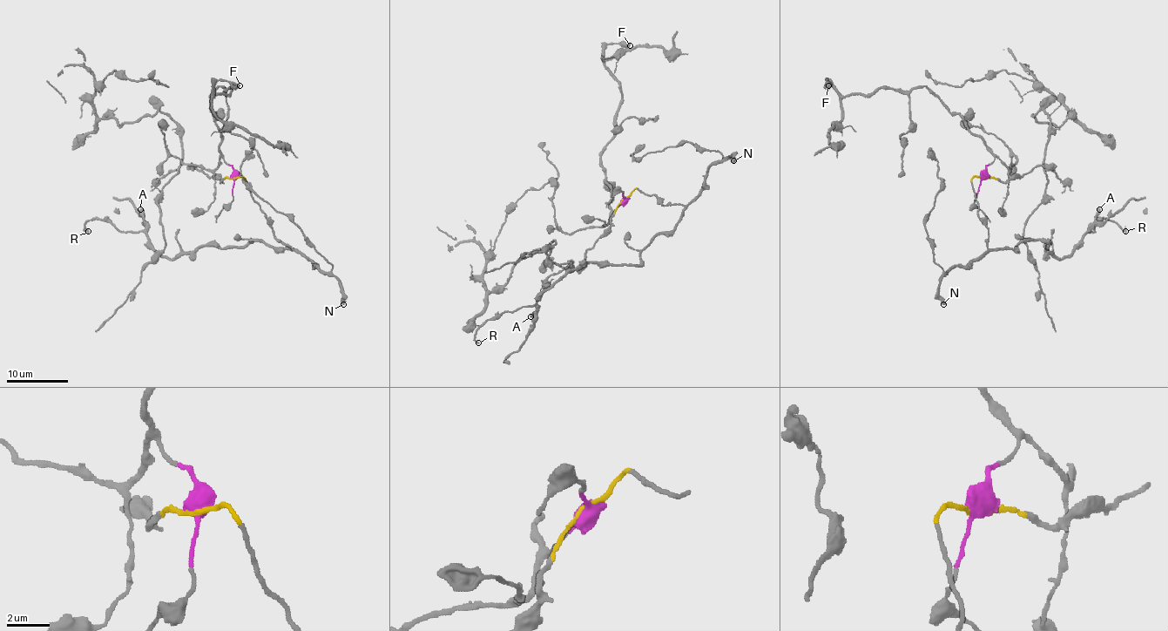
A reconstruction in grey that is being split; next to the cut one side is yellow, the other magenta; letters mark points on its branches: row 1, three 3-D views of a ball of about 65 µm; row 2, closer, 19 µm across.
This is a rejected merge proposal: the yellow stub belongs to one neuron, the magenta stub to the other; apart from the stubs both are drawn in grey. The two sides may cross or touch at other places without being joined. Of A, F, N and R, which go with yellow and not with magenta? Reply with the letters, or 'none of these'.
A, N, R

